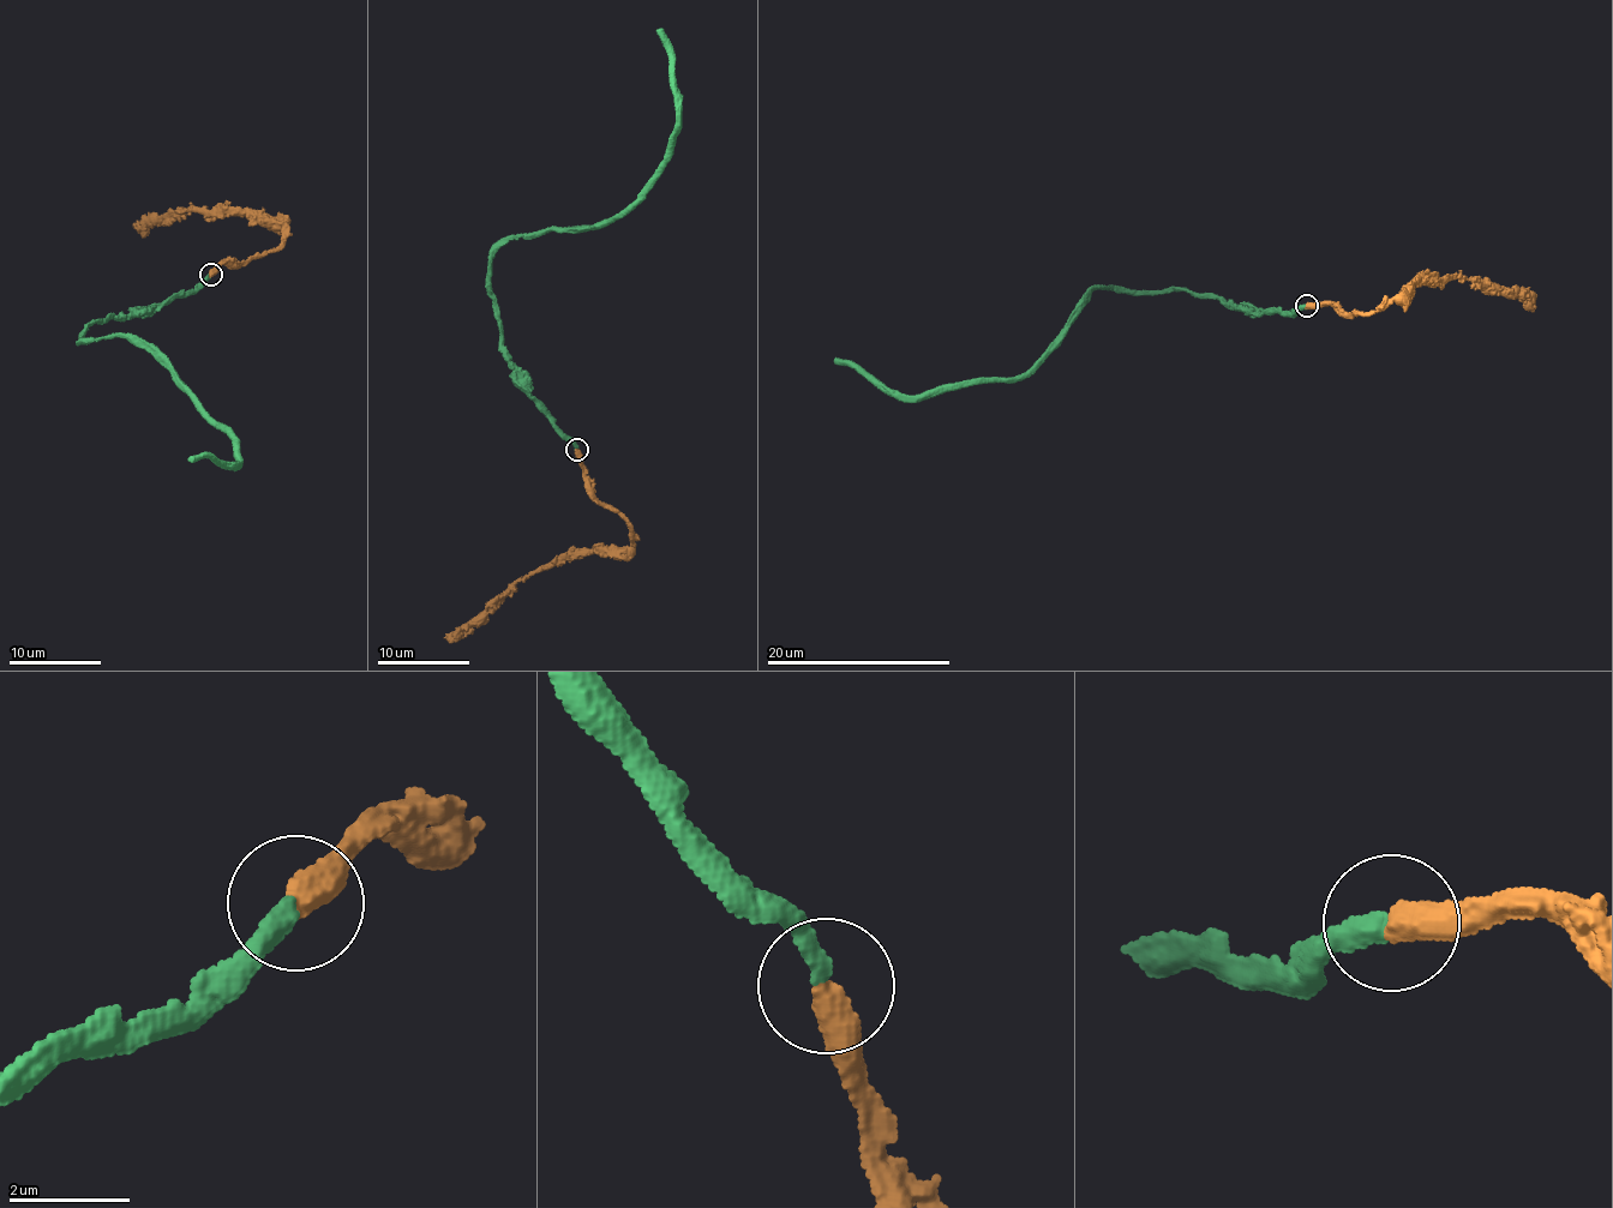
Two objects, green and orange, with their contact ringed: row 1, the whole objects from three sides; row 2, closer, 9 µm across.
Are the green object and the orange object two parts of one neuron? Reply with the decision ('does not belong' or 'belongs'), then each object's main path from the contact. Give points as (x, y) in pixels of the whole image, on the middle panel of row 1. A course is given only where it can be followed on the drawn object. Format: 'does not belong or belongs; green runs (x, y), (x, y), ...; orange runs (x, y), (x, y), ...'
belongs; green runs (576, 449), (503, 342), (491, 256), (539, 230), (612, 221), (640, 196), (677, 125), (673, 67), (657, 29); orange runs (576, 449), (586, 487), (625, 521), (628, 545), (563, 552), (517, 578), (443, 637)

